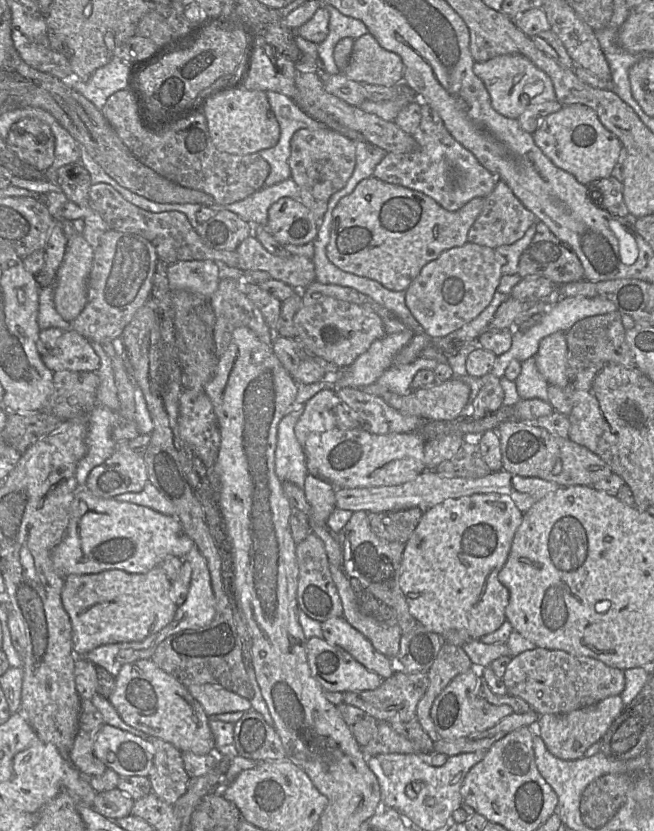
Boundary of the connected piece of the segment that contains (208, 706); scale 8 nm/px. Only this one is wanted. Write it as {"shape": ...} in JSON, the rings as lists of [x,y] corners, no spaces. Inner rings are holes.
{"shape":[[[193,684],[187,688],[209,717],[229,712],[247,712],[252,709],[250,700],[221,686]]]}

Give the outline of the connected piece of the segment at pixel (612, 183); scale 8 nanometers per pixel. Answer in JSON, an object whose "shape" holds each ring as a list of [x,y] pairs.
{"shape":[[[610,176],[593,182],[588,187],[591,198],[601,208],[615,216],[626,217],[629,214],[621,180]]]}

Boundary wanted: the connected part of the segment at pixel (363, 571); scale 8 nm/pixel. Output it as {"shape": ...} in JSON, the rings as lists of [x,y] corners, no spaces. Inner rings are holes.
{"shape":[[[355,511],[347,524],[337,533],[342,550],[342,569],[349,578],[356,579],[365,591],[372,593],[396,613],[402,634],[410,632],[418,621],[410,614],[400,588],[402,555],[405,543],[390,542],[379,538],[370,528],[368,512]]]}

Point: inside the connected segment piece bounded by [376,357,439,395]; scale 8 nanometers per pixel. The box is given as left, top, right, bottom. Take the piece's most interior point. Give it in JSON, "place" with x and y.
{"place":[397,378]}

